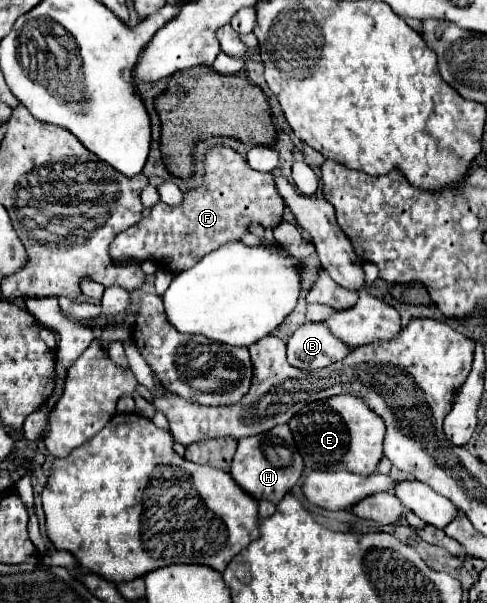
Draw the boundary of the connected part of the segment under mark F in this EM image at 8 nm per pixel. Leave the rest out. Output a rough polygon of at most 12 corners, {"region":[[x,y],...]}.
{"region":[[233,149],[203,187],[157,203],[111,243],[117,263],[185,271],[251,221],[283,219],[275,177]]}

